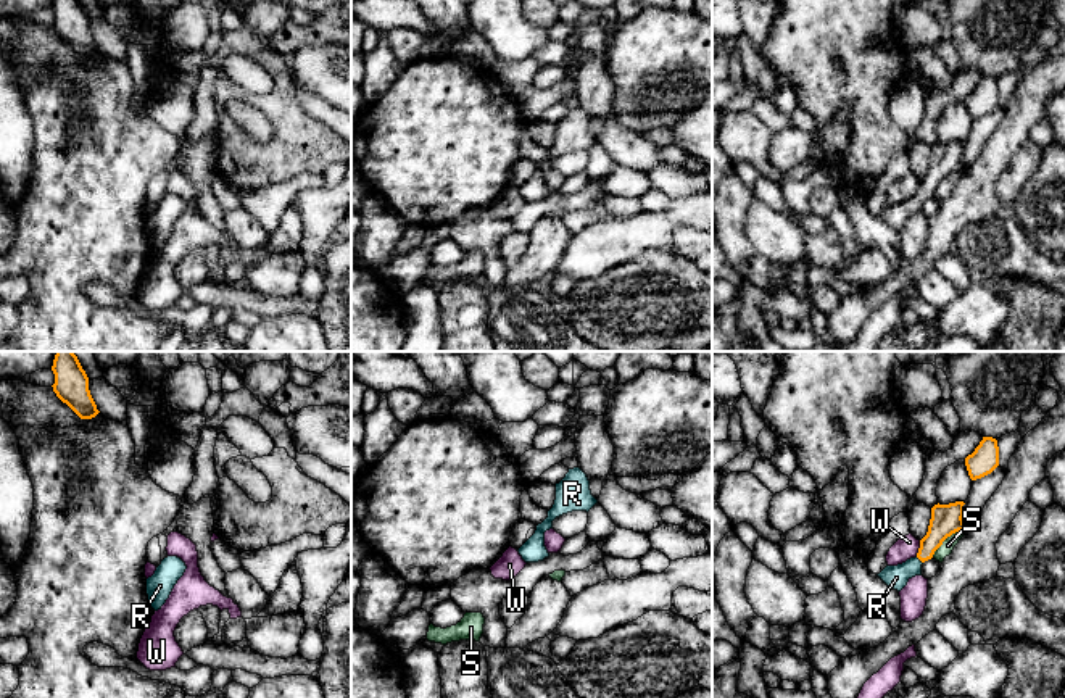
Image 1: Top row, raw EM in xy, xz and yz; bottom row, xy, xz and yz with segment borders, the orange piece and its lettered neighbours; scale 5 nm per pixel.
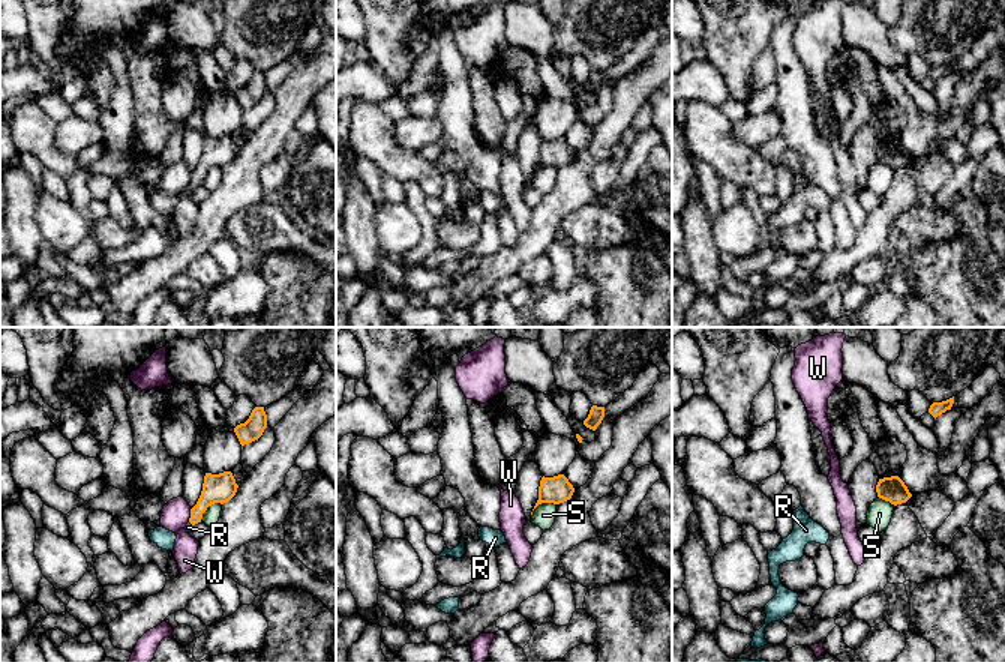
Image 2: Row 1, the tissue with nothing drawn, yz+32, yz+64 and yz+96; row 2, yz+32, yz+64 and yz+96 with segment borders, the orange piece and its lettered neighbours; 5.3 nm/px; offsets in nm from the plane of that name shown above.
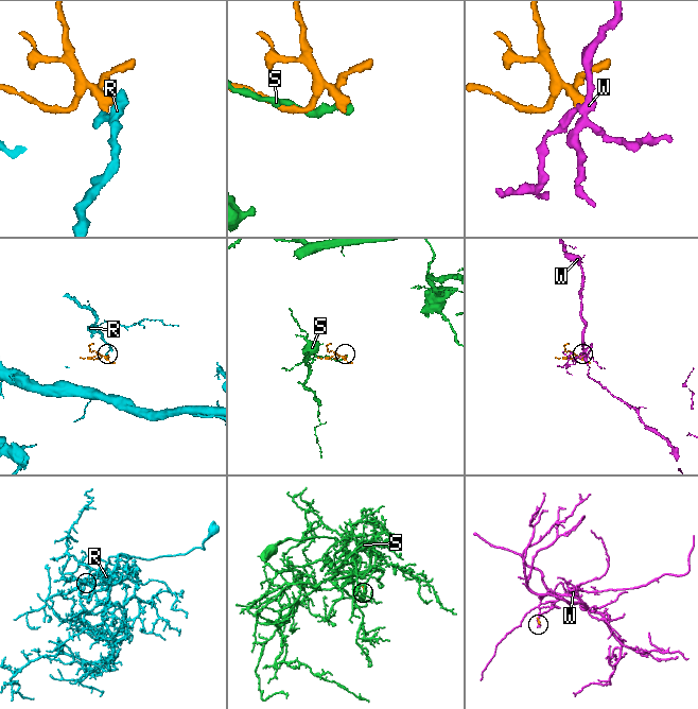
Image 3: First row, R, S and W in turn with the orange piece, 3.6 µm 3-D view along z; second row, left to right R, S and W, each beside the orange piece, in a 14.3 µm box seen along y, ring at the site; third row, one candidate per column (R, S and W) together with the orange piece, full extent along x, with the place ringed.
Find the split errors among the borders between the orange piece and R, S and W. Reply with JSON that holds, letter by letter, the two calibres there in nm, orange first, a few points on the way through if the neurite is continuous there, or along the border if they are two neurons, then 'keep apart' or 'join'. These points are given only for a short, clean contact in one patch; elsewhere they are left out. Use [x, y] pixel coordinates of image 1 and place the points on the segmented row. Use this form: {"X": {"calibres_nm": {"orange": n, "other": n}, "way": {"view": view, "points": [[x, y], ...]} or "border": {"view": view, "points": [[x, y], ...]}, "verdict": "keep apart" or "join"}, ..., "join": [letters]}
{"R": {"calibres_nm": {"orange": 160, "other": 120}, "way": {"view": "yz", "points": [[946, 519], [919, 558], [896, 577]]}, "verdict": "join"}, "S": {"calibres_nm": {"orange": 160, "other": 70}, "verdict": "keep apart"}, "W": {"calibres_nm": {"orange": 160, "other": 110}, "border": {"view": "yz", "points": [[920, 540], [915, 555]]}, "verdict": "keep apart"}, "join": ["R"]}

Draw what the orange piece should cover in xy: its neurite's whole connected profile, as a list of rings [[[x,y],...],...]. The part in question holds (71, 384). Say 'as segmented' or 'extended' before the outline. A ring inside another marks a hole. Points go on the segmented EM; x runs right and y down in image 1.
as segmented; [[[56,351],[52,371],[53,392],[81,419],[92,419],[100,413],[89,390],[89,377],[73,351]]]

